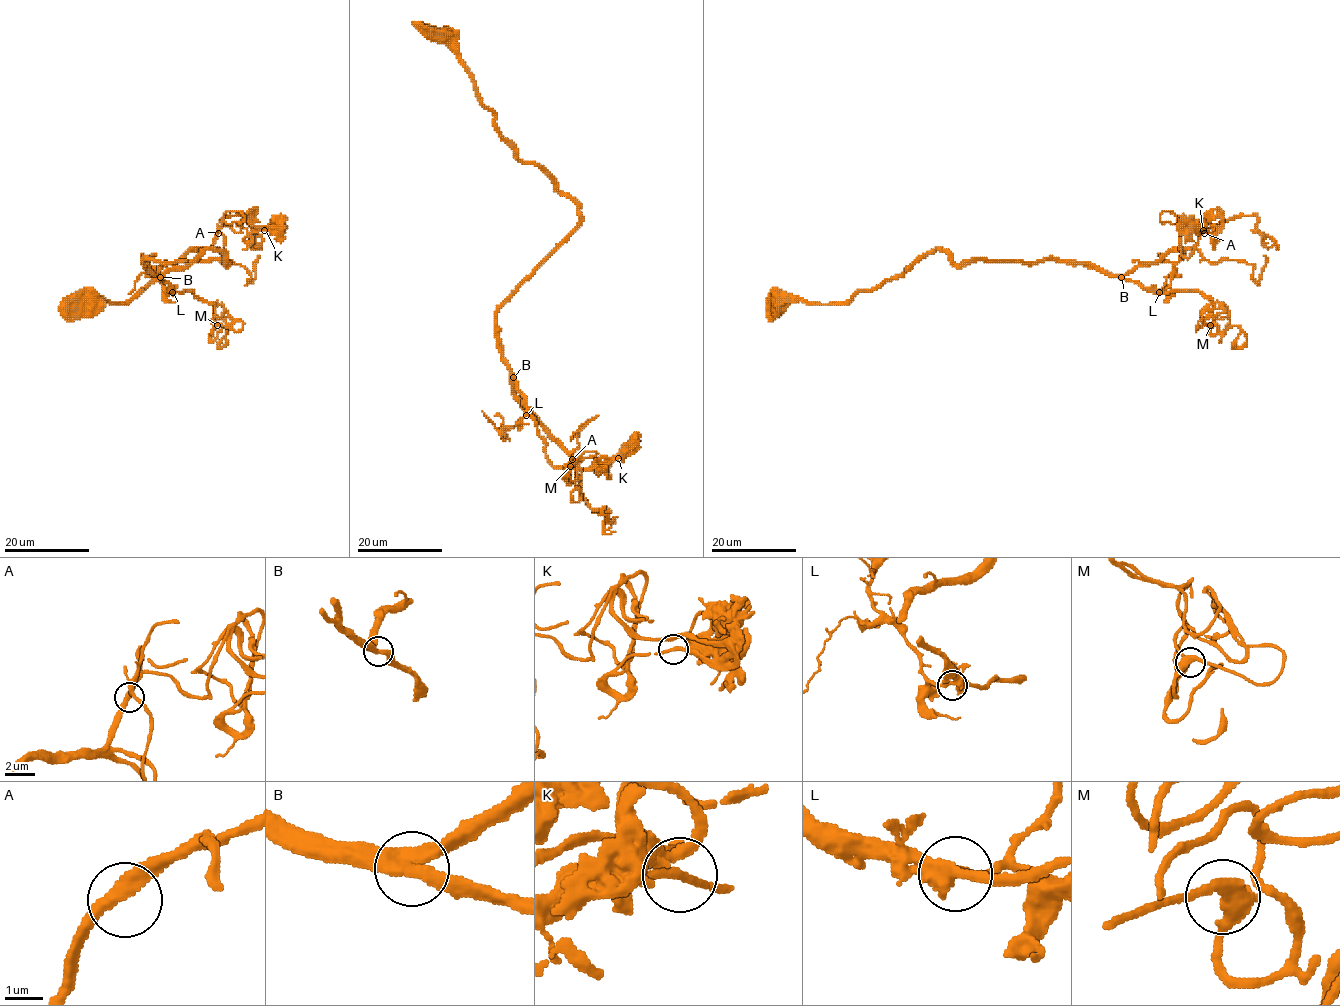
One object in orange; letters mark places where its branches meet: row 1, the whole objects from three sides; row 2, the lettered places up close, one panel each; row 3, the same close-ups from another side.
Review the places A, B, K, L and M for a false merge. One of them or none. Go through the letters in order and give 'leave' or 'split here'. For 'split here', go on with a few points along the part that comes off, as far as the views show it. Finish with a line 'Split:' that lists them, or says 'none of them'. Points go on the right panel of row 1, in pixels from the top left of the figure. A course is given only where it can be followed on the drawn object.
A: leave
B: leave
K: leave
L: leave
M: leave
Split: none of them

